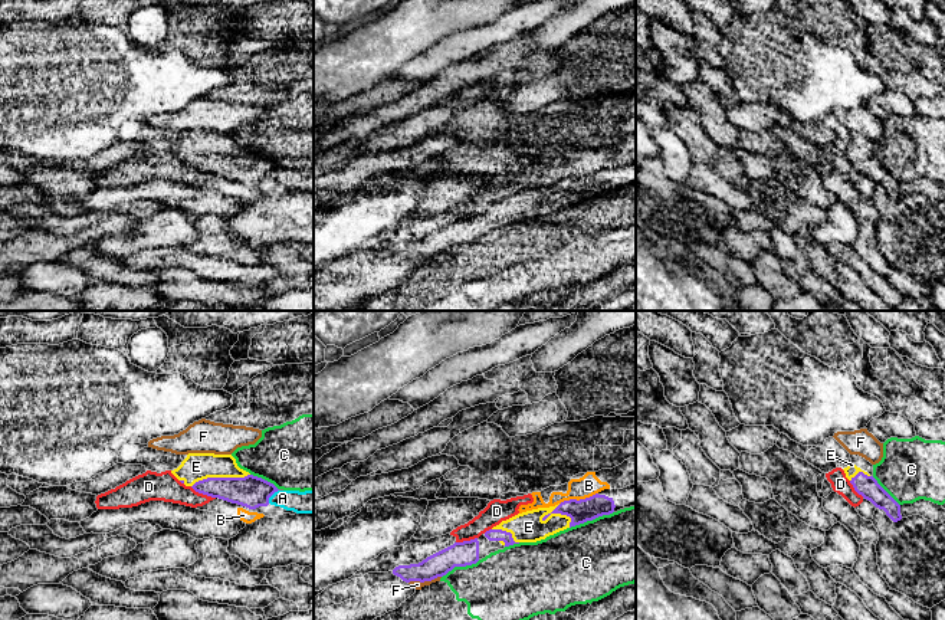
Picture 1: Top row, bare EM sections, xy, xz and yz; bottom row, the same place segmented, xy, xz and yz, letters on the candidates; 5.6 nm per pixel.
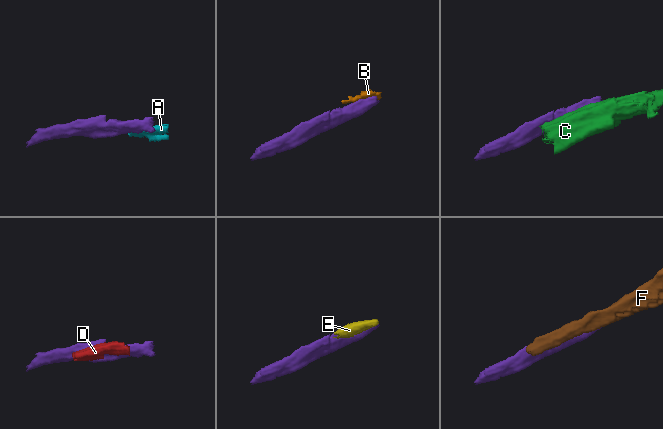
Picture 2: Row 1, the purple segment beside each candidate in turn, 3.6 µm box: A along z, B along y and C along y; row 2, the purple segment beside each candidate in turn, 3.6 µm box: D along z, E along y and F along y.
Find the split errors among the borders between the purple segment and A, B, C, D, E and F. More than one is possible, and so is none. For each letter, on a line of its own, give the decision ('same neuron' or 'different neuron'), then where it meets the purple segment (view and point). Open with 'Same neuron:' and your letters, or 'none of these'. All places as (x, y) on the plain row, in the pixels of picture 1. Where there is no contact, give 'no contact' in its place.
Same neuron: E
A: different neuron; meets purple in xy at (271, 173)
B: different neuron; meets purple in xz at (580, 177)
C: different neuron; meets purple in xz at (591, 197)
D: different neuron; meets purple in xy at (203, 171)
E: same neuron; meets purple in xy at (220, 156)
F: different neuron; meets purple in xz at (425, 258)

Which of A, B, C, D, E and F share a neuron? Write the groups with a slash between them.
A / B D / C / E / F

